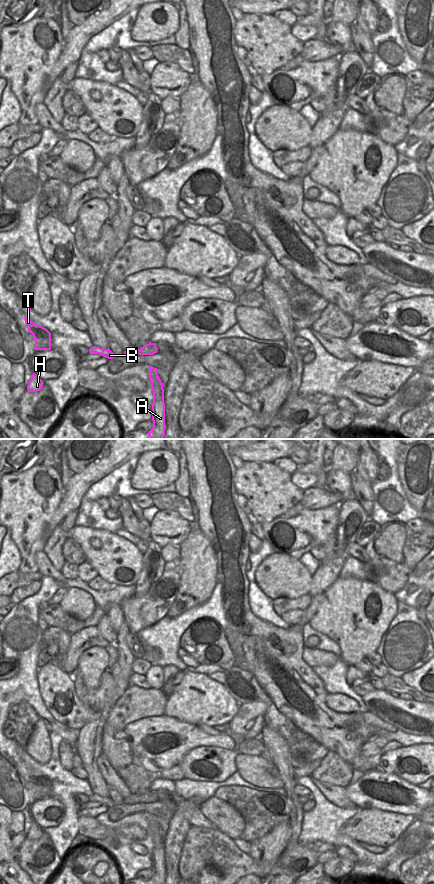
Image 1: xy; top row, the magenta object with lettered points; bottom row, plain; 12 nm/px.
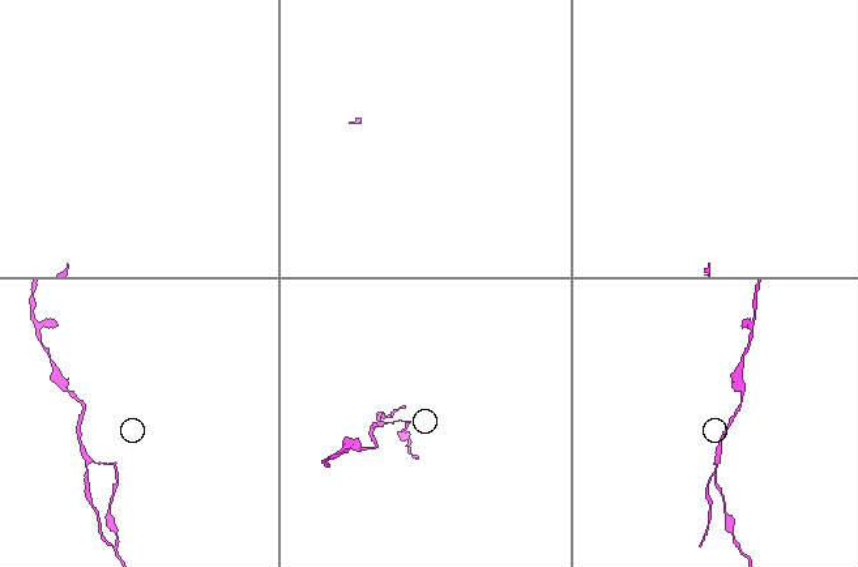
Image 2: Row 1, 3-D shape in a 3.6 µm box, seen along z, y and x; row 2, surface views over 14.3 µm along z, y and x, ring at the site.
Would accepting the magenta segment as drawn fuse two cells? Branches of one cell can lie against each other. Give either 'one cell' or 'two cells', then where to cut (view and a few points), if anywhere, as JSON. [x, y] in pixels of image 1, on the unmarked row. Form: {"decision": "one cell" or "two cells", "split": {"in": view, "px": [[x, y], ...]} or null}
{"decision": "two cells", "split": {"in": "xy", "px": [[130, 796], [133, 803]]}}

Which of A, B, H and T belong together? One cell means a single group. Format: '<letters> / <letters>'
A / B H T

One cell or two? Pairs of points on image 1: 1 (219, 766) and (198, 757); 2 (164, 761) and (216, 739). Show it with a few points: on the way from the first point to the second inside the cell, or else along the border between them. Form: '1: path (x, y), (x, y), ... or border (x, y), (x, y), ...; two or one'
1: path (217, 758), (217, 753), (213, 749), (206, 754); one
2: path (177, 748), (189, 739), (203, 739); one

